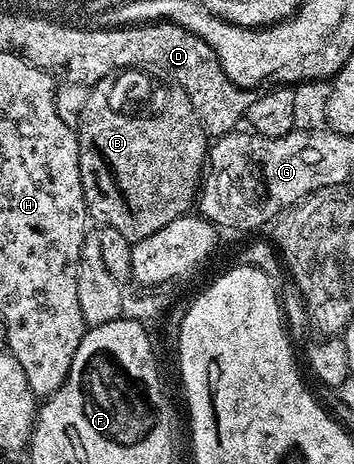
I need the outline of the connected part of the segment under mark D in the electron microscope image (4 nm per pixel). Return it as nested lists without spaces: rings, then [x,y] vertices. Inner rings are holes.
[[[167,21],[155,25],[133,25],[127,29],[90,27],[90,35],[98,37],[100,71],[104,69],[102,74],[105,77],[114,77],[127,69],[140,69],[150,74],[155,82],[175,85],[170,87],[192,99],[207,134],[221,135],[237,130],[243,124],[249,105],[256,98],[251,90],[241,89],[232,83],[232,79],[224,75],[224,67],[220,67],[216,51],[212,51],[200,35],[192,35],[192,31],[184,31],[184,27],[176,27]]]

